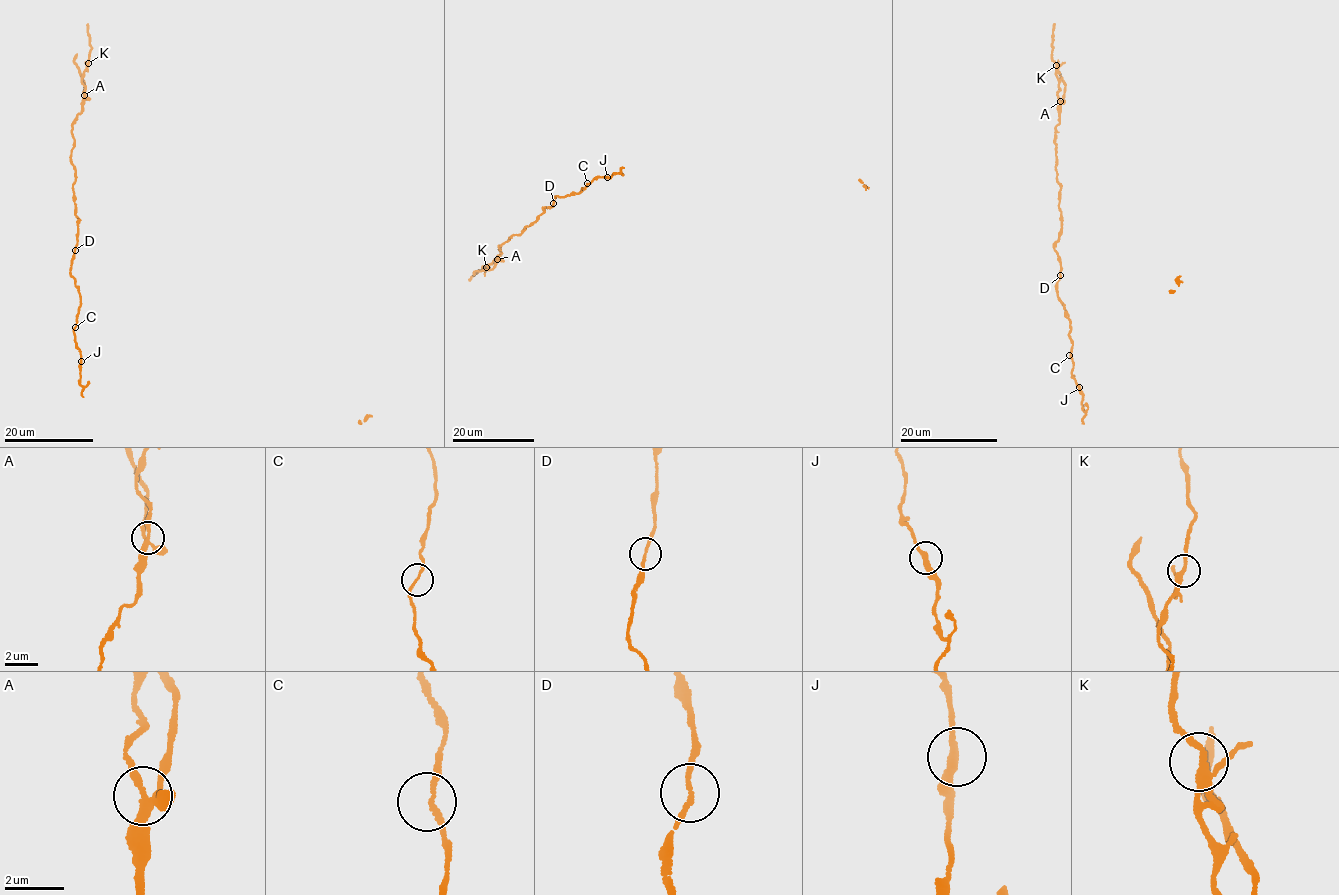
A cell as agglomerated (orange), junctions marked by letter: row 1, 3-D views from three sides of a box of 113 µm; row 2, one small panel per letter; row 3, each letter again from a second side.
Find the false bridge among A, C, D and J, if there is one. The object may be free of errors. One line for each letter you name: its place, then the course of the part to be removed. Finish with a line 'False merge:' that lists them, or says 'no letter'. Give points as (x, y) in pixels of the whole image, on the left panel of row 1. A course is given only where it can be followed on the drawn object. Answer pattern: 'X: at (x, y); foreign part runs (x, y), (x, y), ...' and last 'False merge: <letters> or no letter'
A: at (84, 95); foreign part runs (84, 95), (82, 74), (90, 53), (88, 24)
False merge: A

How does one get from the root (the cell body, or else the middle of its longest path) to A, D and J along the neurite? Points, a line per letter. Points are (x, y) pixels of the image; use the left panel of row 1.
A: (75, 327), (80, 297), (71, 271), (79, 218), (71, 126), (84, 95)
D: (75, 327), (80, 297), (71, 272), (74, 250)
J: (75, 327), (74, 341), (81, 361)

